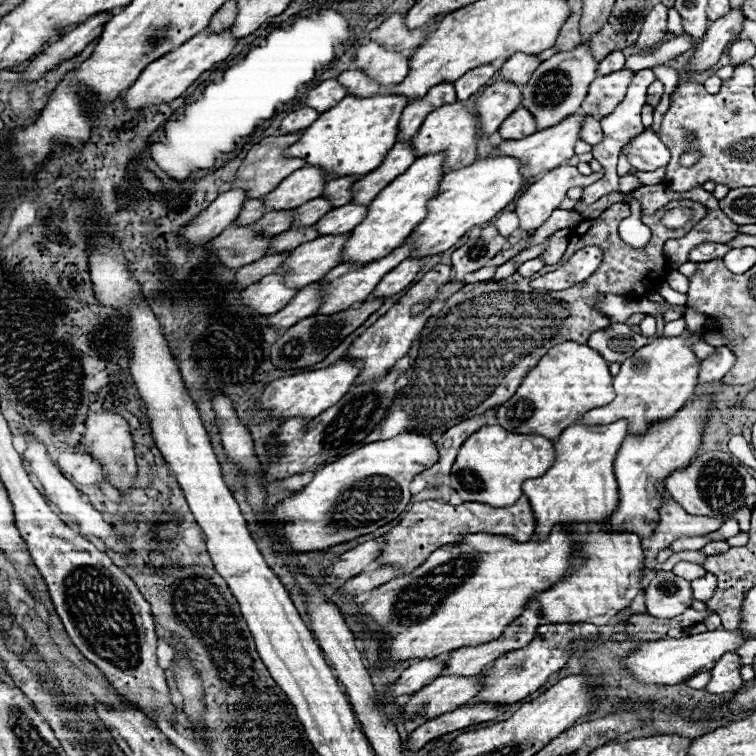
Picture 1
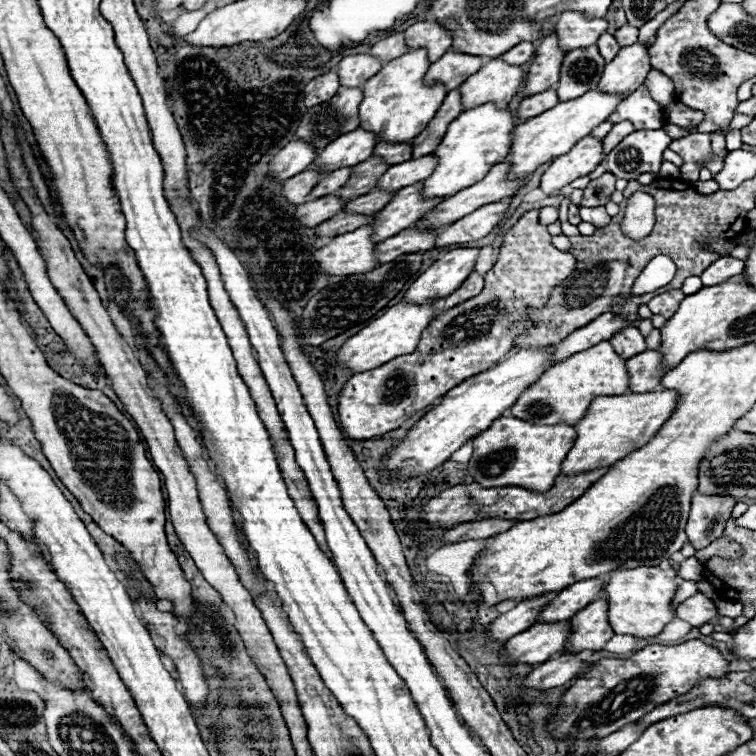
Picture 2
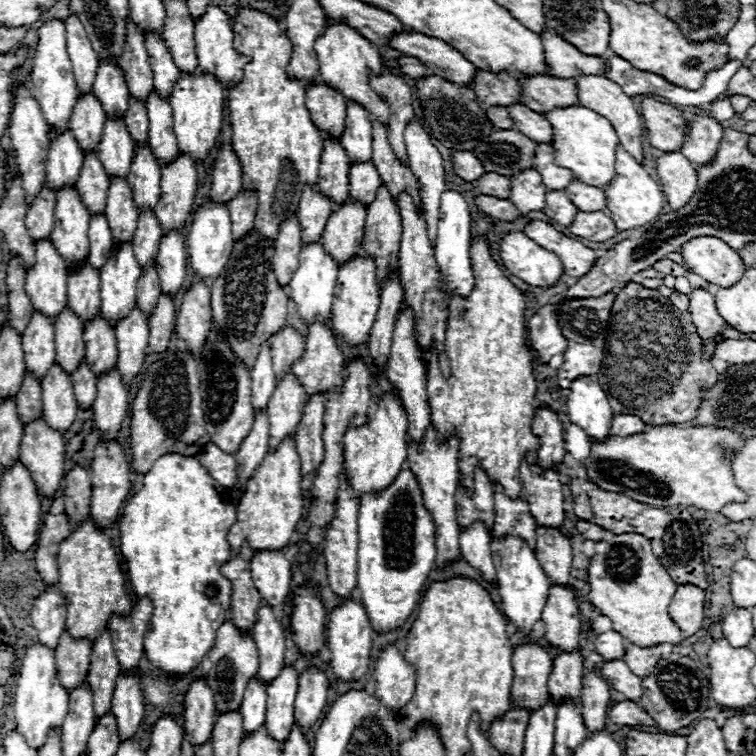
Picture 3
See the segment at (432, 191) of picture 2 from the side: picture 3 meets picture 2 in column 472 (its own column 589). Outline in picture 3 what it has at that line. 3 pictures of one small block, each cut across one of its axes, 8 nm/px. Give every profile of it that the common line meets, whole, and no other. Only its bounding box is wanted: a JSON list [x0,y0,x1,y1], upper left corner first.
[544,104,618,186]

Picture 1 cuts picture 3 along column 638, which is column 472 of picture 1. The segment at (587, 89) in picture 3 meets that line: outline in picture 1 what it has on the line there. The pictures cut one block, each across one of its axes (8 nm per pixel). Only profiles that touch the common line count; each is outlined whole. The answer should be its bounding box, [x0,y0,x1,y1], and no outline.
[412,102,476,172]

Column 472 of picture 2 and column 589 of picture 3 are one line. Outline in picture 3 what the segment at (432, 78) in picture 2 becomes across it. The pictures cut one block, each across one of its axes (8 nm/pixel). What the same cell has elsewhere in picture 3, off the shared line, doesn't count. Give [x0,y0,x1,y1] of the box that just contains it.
[540,32,604,78]

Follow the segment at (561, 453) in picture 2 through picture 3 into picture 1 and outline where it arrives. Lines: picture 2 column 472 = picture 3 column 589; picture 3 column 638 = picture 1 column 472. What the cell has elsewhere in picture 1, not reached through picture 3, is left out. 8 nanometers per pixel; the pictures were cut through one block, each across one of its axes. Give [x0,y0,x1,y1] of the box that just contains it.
[450,424,554,508]

